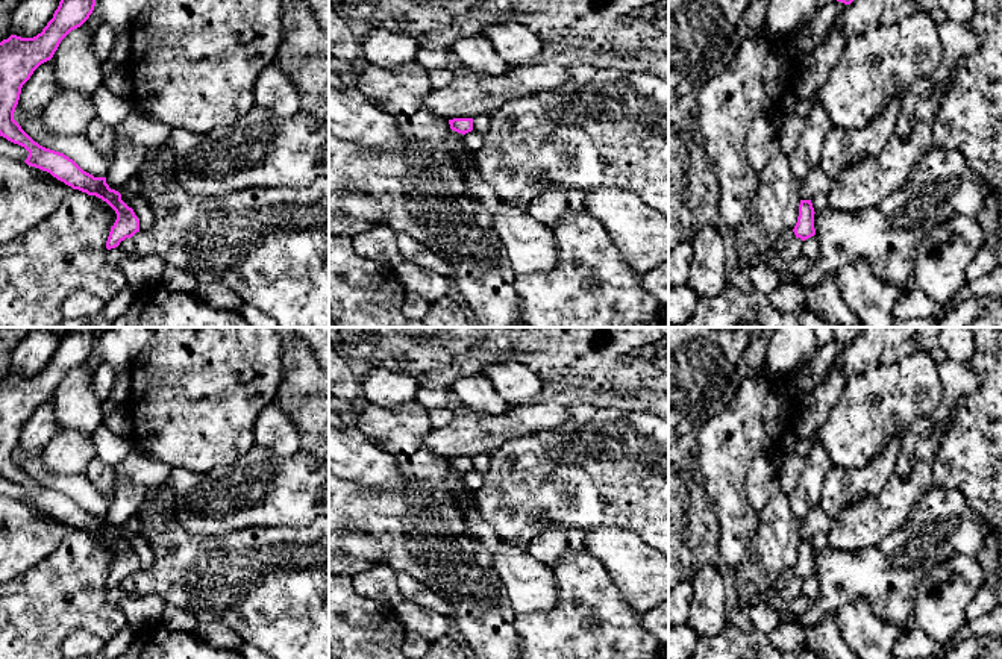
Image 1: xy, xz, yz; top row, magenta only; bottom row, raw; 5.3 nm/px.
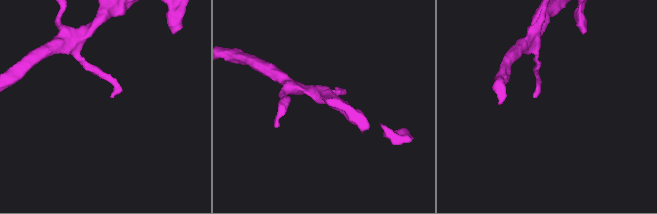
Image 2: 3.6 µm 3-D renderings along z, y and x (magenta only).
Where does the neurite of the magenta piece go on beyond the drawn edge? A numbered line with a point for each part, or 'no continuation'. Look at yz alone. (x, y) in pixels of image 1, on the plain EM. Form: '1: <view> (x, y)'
no continuation

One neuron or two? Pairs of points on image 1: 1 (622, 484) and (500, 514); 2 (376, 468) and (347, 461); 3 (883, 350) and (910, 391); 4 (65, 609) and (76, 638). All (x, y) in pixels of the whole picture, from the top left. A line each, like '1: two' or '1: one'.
1: one
2: one
3: two
4: two

